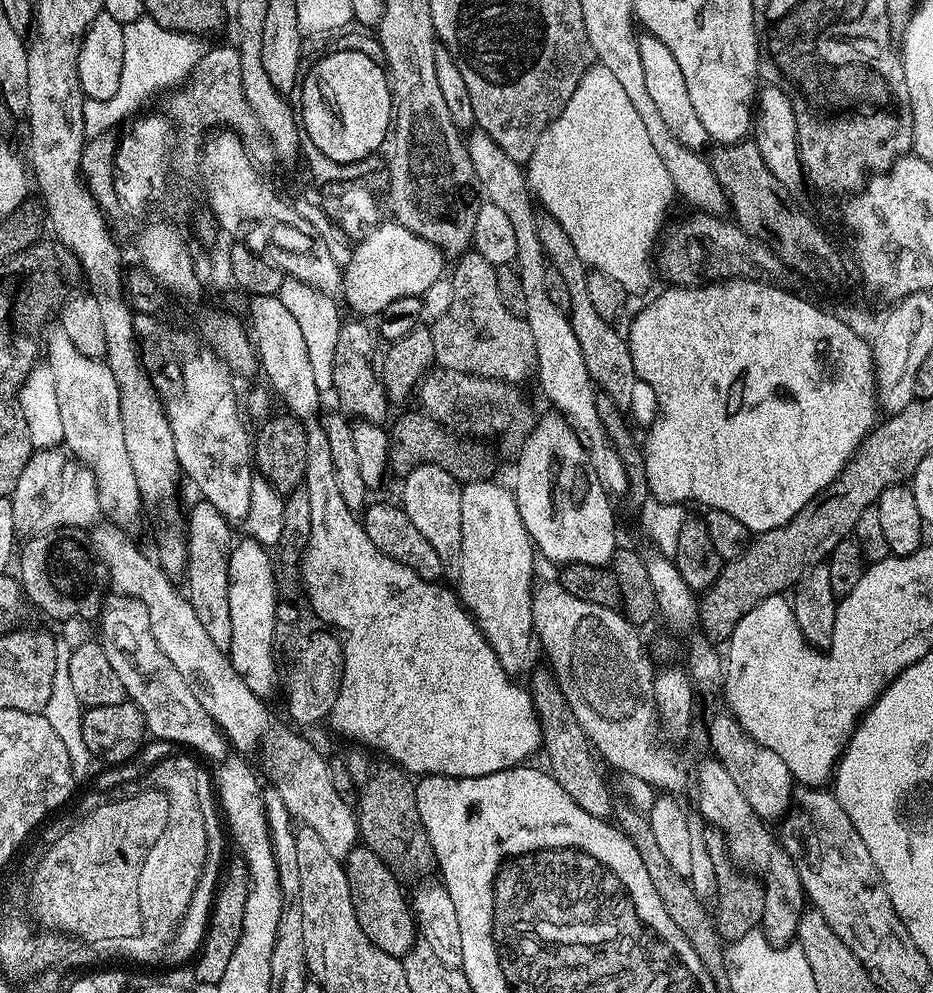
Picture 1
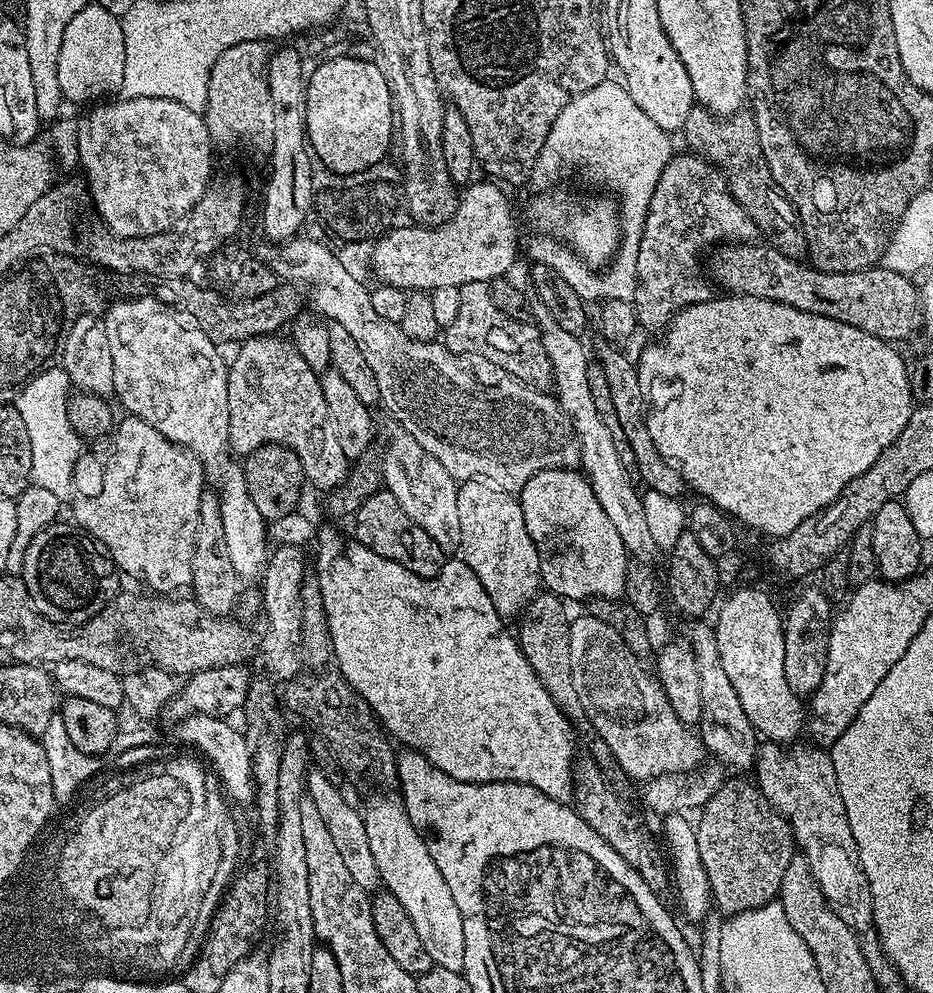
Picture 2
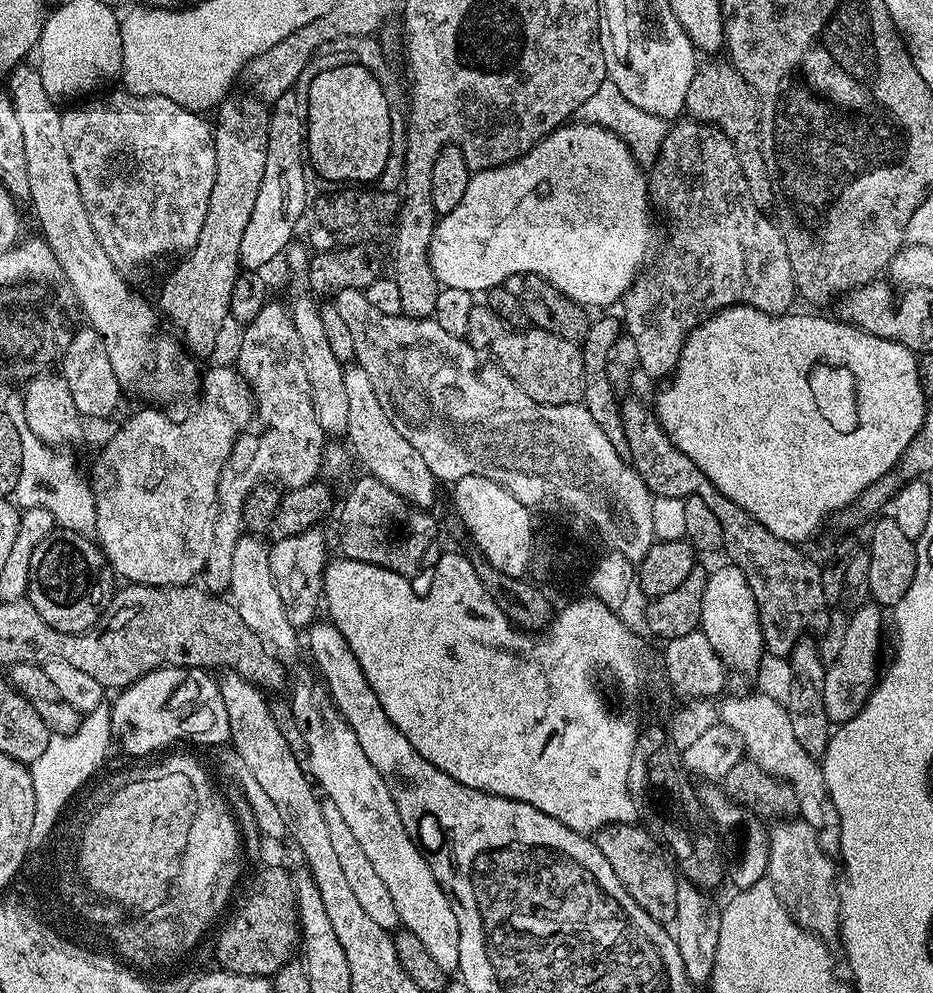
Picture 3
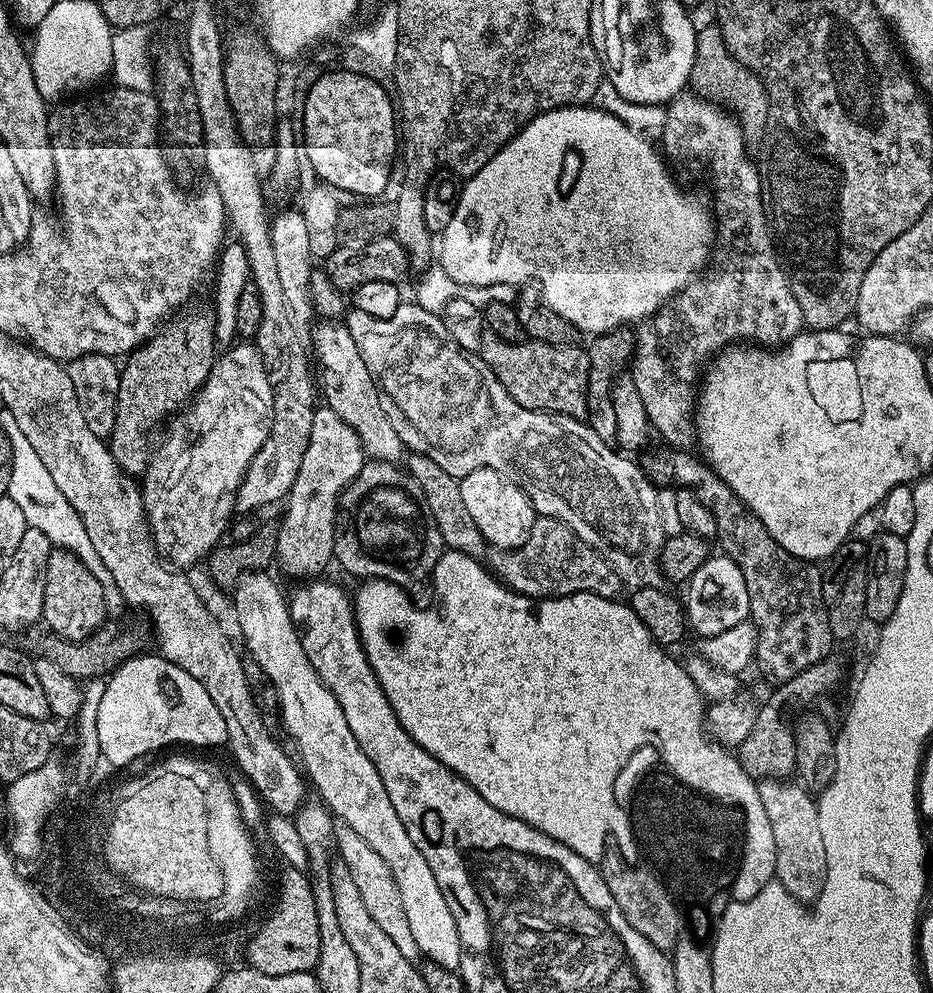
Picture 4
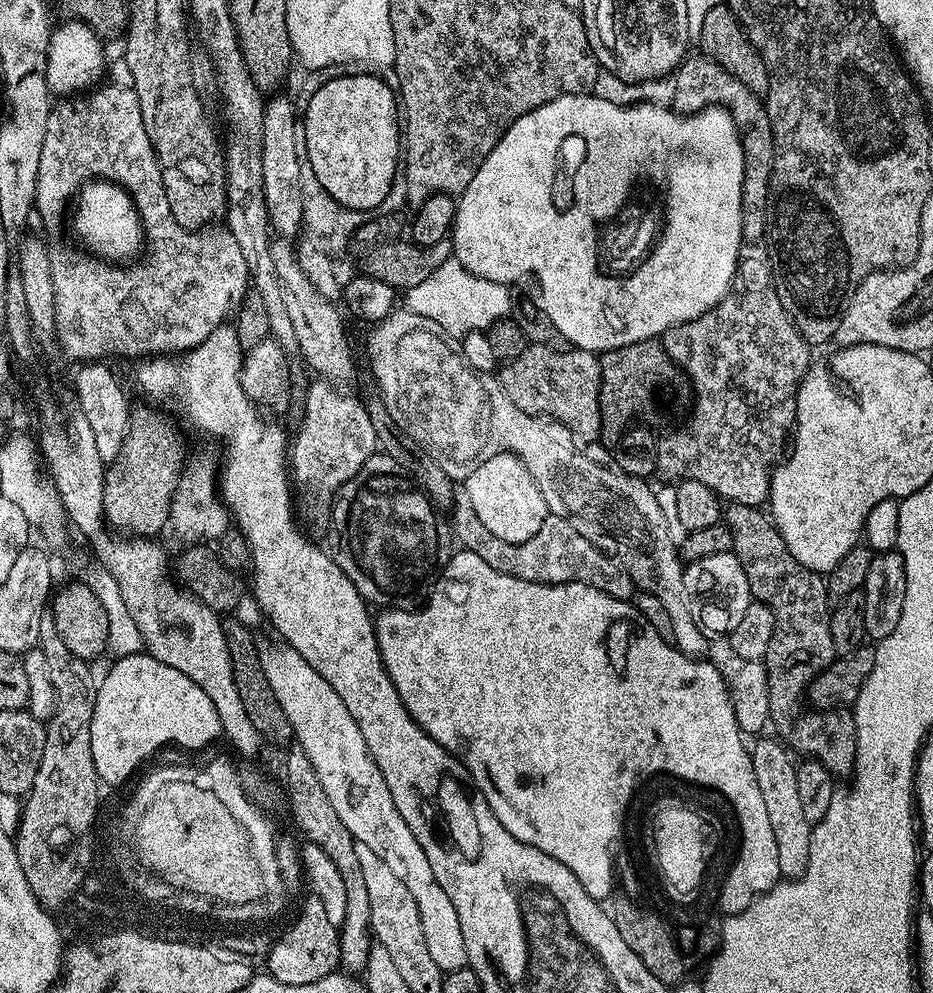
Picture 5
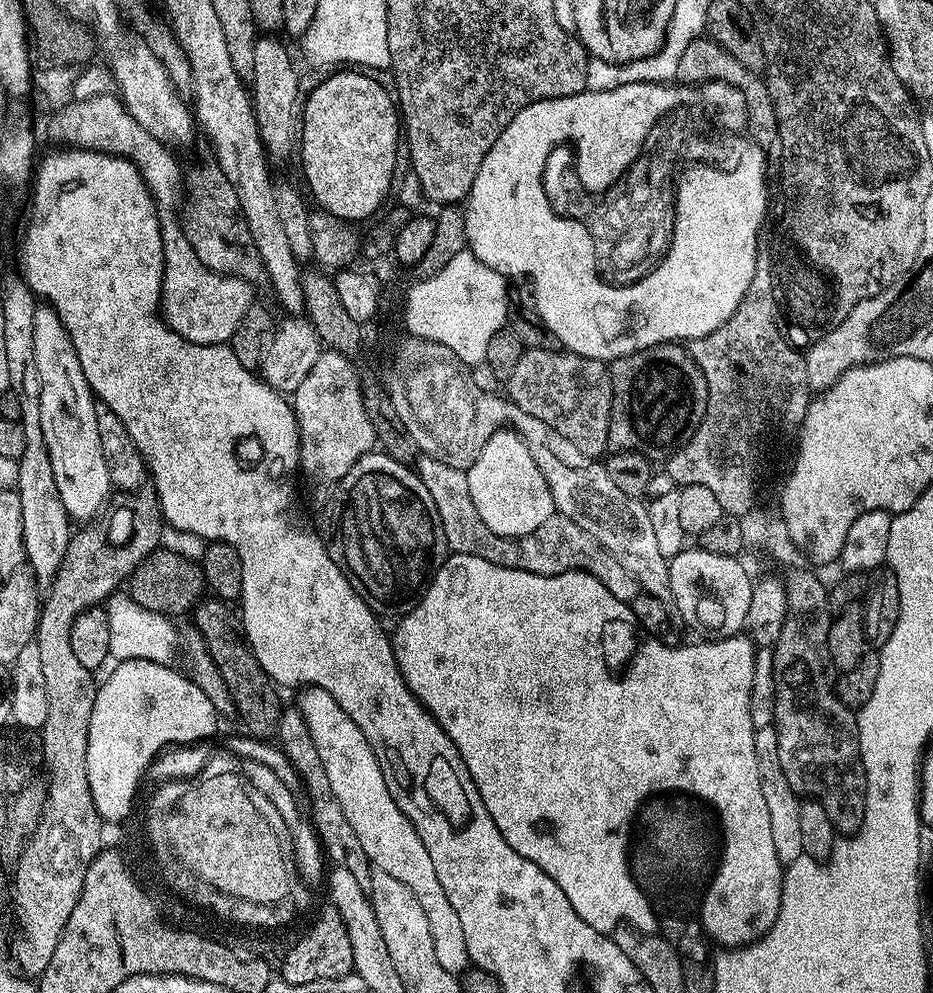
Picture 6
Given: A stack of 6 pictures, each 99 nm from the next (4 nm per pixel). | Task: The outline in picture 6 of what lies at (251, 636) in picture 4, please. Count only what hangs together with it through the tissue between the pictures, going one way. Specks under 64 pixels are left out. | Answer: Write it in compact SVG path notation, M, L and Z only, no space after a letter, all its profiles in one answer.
M308 686L300 694L300 713L306 720L310 738L314 738L314 747L322 758L322 766L326 766L326 778L330 778L334 798L338 798L346 818L350 818L350 826L354 826L354 834L358 834L358 842L362 842L362 850L366 850L369 861L379 871L390 874L390 878L398 878L402 886L410 886L410 890L414 890L414 898L418 898L422 910L426 910L426 918L430 918L434 955L438 957L442 970L459 977L470 966L462 921L458 919L454 906L450 906L450 898L446 898L446 890L442 890L438 874L434 874L434 862L430 862L430 854L426 854L422 838L418 838L406 814L398 810L386 786L386 778L382 778L374 750L370 750L362 730L354 726L350 714L346 714L346 710L342 710L342 706L326 694L326 690Z

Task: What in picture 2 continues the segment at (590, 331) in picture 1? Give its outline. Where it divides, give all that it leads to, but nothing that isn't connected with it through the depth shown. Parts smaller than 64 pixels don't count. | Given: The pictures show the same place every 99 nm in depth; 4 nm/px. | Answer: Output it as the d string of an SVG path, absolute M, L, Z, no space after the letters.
M607 342L601 343L601 348L594 352L595 359L606 370L606 379L610 385L610 395L614 402L614 414L618 414L618 423L626 434L626 442L630 450L634 450L634 463L638 466L639 483L649 492L658 492L667 496L683 497L686 492L684 475L675 464L668 463L658 454L658 446L654 446L654 433L650 427L650 416L644 413L646 393L640 384L639 367L628 361L628 356L619 347Z

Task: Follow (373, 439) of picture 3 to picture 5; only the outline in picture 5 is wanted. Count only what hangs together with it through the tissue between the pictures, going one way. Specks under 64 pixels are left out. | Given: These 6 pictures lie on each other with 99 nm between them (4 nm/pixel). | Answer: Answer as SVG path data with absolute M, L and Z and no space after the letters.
M273 239L270 246L270 255L274 258L274 274L278 274L278 286L282 290L282 302L286 305L286 310L290 314L290 323L294 326L294 338L299 355L304 355L304 360L316 371L317 377L333 382L344 382L356 372L356 364L352 361L352 352L348 349L348 336L344 333L344 322L340 318L340 312L336 309L337 305L333 301L322 298L318 290L314 290L314 285L302 275L301 268L298 267L293 245L287 239Z

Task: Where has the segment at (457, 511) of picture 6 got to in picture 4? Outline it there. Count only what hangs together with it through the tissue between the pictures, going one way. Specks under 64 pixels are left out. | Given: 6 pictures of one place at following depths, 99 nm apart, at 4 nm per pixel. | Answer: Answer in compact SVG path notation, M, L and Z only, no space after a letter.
M537 516L530 530L530 538L522 546L507 550L496 550L491 553L491 571L496 578L514 592L521 592L529 601L552 600L556 596L570 594L598 594L607 600L615 600L621 594L620 575L610 566L598 550L594 550L570 526L558 518Z

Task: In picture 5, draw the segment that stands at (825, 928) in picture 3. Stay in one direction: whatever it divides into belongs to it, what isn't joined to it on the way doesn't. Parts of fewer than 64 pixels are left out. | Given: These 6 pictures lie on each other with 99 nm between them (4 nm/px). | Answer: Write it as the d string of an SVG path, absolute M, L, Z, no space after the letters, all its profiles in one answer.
M764 734L757 740L760 741L756 745L753 743L750 748L754 779L758 782L758 791L762 794L766 814L770 814L770 827L774 830L774 842L778 842L780 874L784 878L798 878L808 865L813 825L808 824L806 814L802 814L802 805L798 799L796 764L794 760L791 760L793 757L789 749L779 739L771 740L768 734Z

